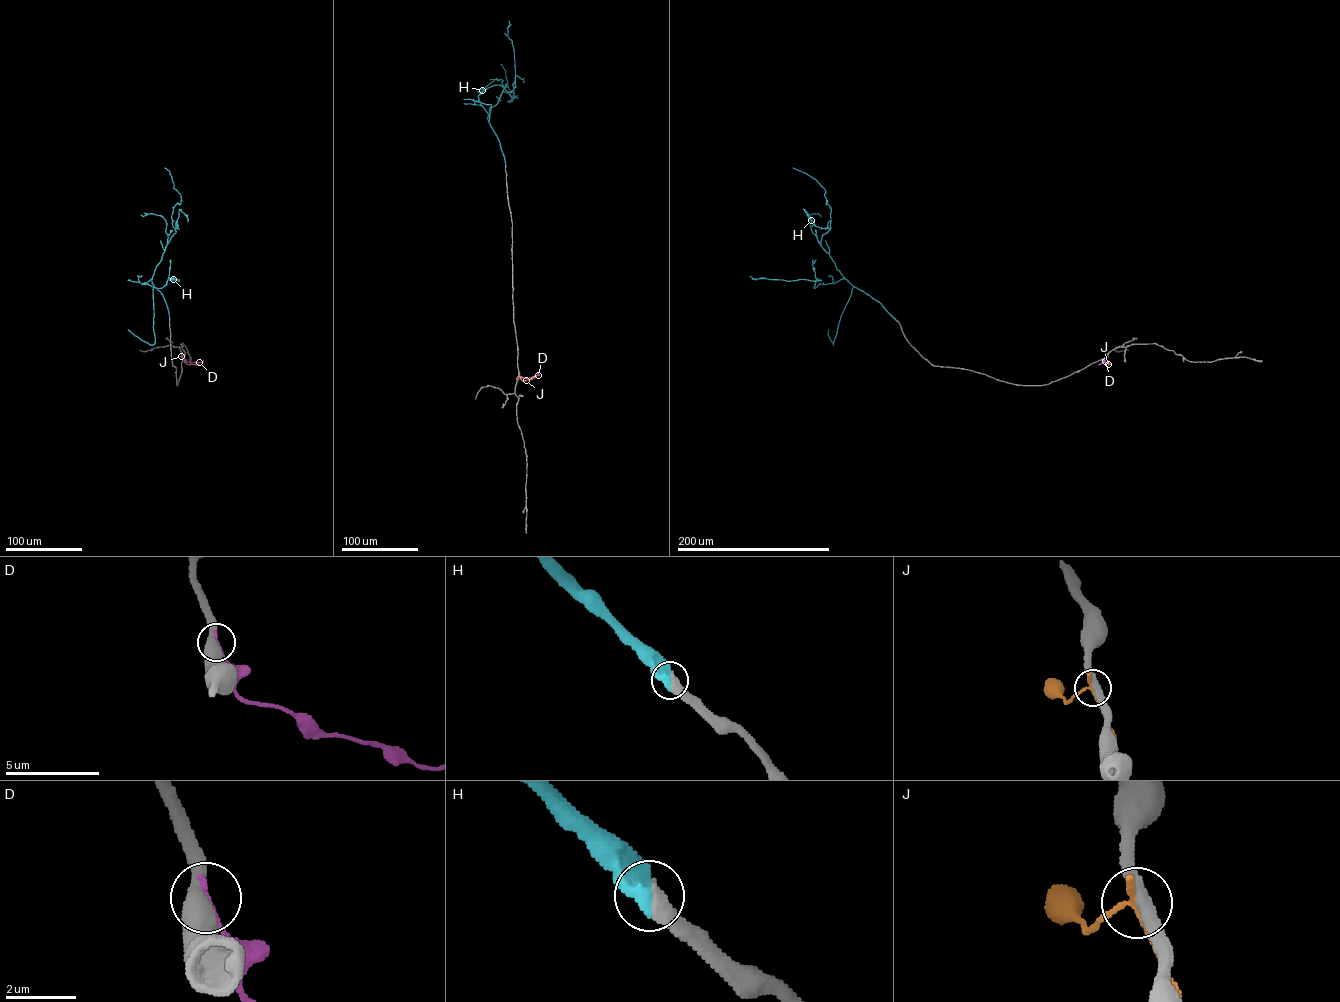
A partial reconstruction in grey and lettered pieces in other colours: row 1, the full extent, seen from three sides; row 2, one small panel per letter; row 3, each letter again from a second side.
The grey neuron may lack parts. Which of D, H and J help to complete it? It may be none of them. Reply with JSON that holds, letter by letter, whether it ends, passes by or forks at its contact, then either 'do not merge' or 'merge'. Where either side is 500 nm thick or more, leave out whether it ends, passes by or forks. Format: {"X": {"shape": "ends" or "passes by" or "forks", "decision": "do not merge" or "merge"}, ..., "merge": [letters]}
{"D": {"decision": "do not merge"}, "H": {"decision": "merge"}, "J": {"shape": "passes by", "decision": "do not merge"}, "merge": ["H"]}

